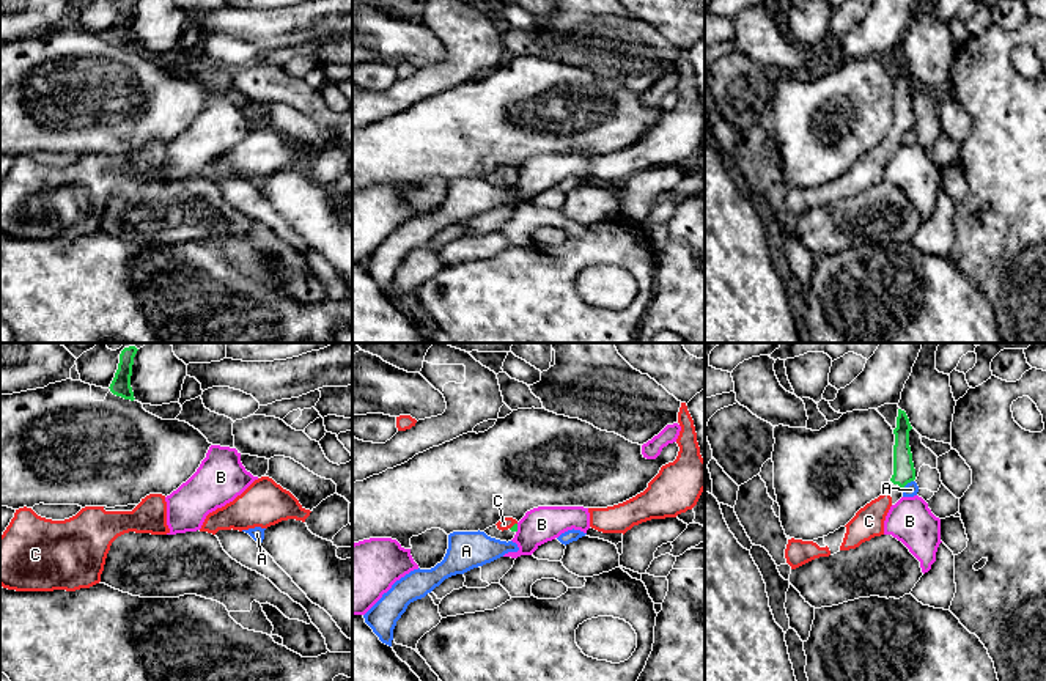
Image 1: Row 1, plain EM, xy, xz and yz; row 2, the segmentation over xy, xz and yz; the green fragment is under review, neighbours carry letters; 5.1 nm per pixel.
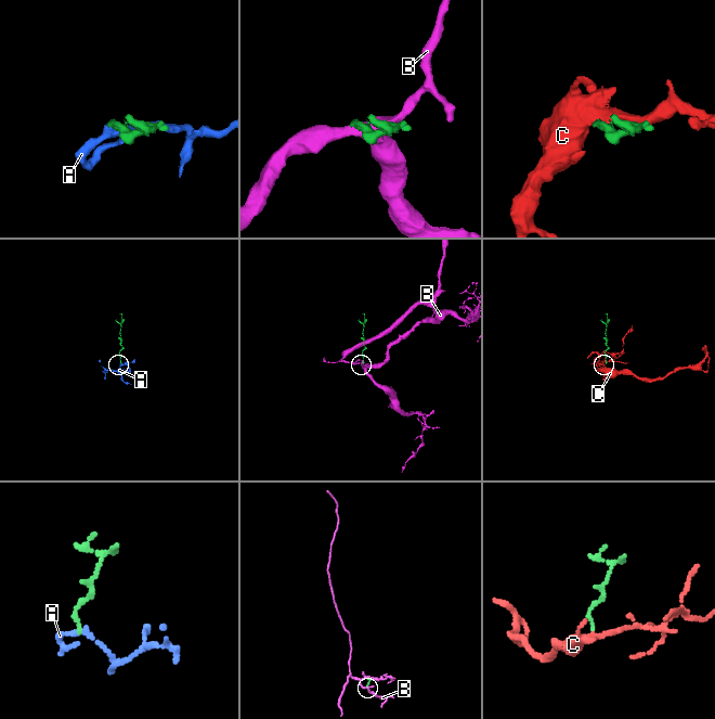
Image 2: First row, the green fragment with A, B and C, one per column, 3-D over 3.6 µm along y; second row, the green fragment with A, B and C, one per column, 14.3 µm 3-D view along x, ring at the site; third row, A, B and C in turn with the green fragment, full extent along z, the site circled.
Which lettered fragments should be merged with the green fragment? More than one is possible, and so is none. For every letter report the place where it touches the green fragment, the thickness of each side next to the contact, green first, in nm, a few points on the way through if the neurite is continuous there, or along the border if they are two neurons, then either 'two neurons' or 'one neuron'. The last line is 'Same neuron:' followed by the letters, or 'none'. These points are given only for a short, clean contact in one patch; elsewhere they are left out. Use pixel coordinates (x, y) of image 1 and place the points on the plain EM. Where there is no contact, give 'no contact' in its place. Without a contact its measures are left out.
A: contact yz (906, 131); calibres 110 and 70 nm; border yz (913, 128), (902, 136); two neurons
B: contact xz (516, 176); calibres 30 and 180 nm; border xz (518, 172), (516, 180); two neurons
C: contact xz (513, 173); calibres 30 and 60 nm; way xz (515, 175), (513, 173), (504, 172); one neuron
Same neuron: C

